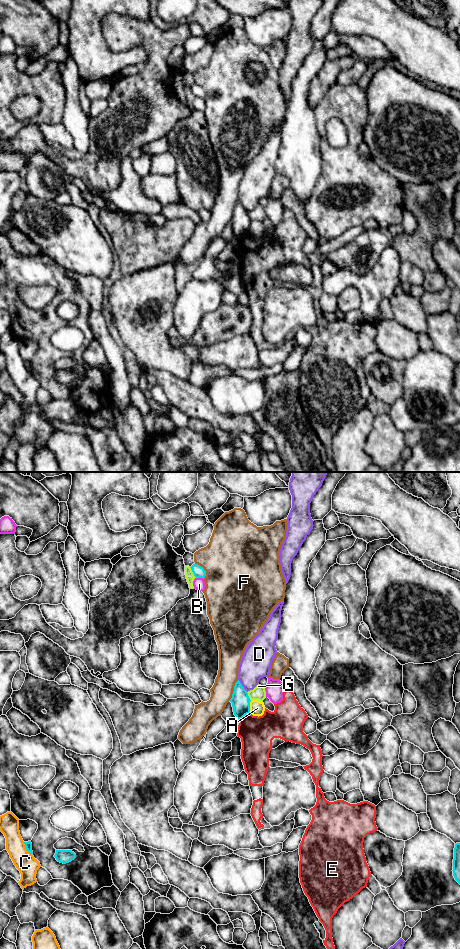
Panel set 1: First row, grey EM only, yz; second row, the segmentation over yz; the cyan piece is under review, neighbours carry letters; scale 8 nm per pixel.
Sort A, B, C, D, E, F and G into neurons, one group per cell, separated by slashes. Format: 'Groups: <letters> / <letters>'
Groups: A / B / C / D / E / F / G

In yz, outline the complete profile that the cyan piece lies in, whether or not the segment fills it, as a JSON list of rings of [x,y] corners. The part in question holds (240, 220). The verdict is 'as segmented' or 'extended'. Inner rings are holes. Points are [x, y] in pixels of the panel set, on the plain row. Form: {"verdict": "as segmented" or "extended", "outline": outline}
{"verdict": "as segmented", "outline": [[[239,200],[235,203],[230,222],[232,223],[233,232],[237,239],[242,239],[250,233],[251,220]]]}

